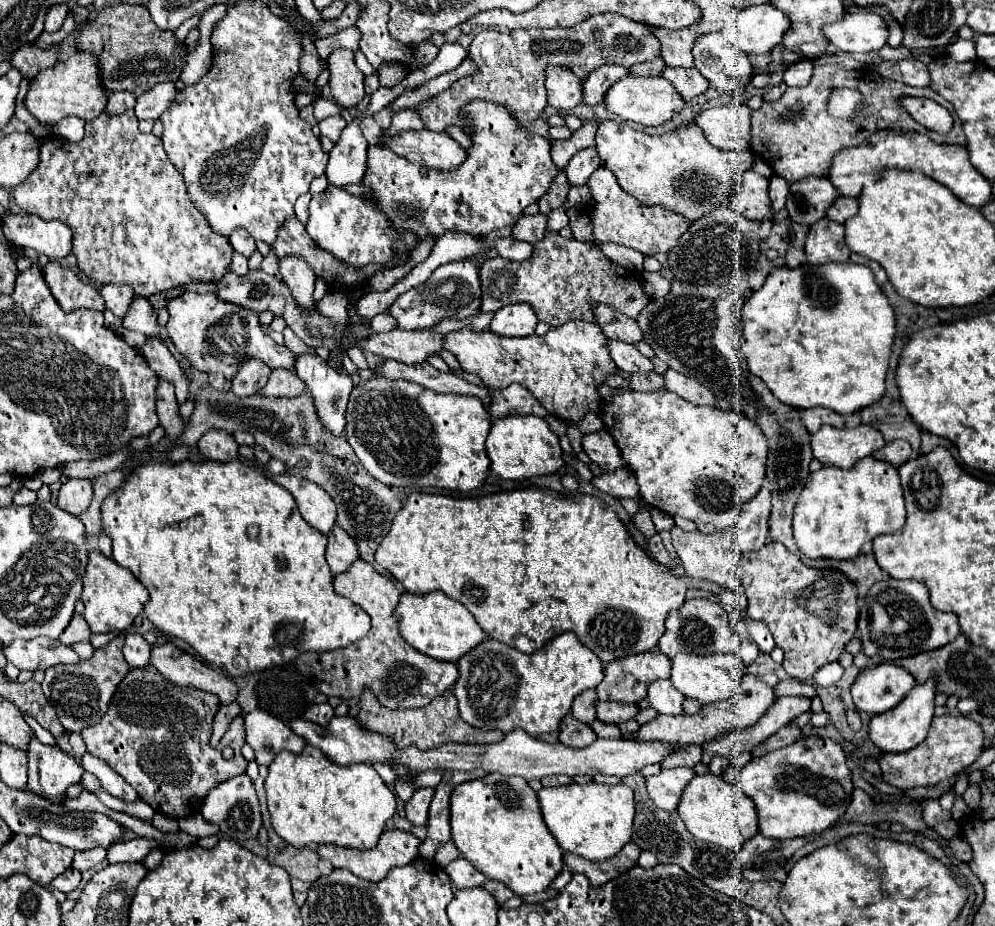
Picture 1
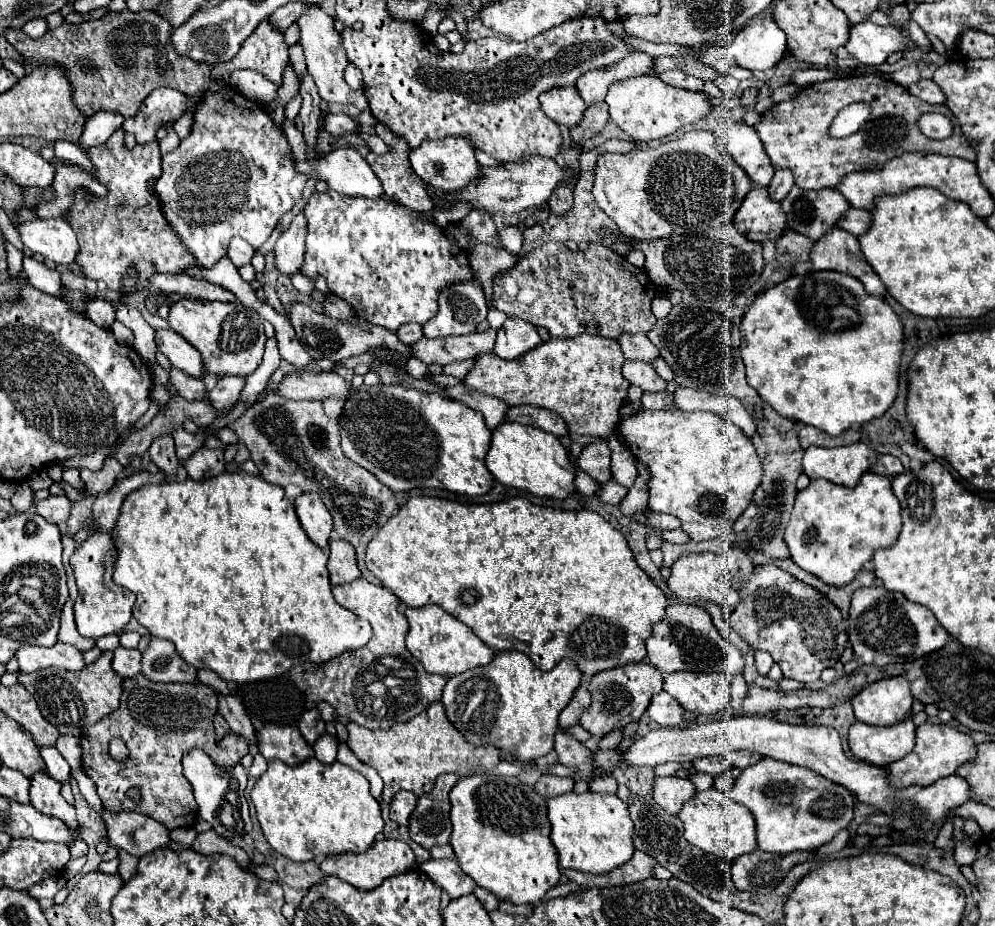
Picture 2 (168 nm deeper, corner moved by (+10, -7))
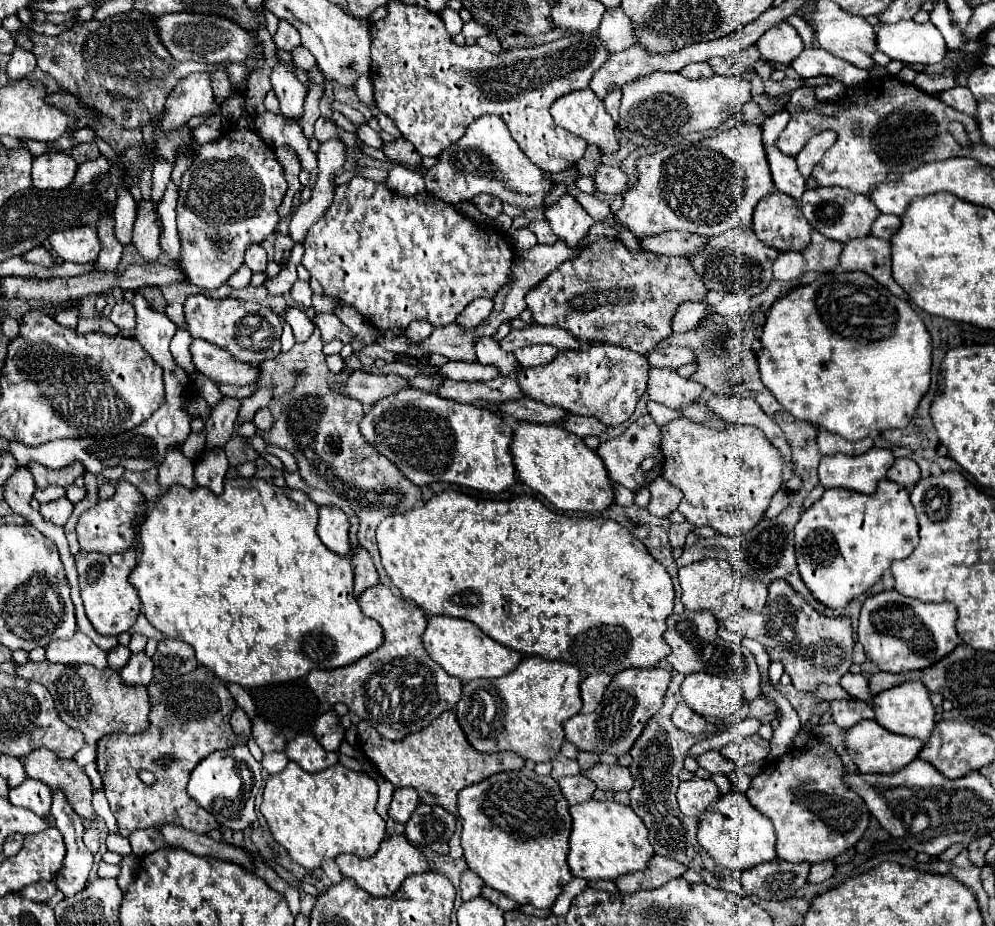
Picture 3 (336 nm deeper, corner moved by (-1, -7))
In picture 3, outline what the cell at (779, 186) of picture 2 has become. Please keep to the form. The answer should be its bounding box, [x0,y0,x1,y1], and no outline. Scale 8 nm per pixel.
[794,131,836,179]

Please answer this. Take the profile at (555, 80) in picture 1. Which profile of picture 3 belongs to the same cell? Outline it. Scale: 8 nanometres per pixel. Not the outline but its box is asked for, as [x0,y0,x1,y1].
[550,89,618,153]

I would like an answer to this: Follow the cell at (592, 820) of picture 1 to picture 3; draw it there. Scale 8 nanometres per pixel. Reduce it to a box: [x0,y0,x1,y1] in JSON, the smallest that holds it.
[568,799,654,881]

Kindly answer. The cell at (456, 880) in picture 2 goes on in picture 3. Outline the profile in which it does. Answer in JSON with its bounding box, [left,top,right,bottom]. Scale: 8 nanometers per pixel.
[460,869,482,901]

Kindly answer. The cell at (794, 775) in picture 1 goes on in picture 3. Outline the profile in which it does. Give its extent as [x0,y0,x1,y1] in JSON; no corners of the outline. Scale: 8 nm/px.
[746,747,868,861]

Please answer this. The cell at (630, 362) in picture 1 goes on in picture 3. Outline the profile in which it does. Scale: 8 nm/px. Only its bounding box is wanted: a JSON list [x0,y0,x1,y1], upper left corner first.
[648,369,704,409]

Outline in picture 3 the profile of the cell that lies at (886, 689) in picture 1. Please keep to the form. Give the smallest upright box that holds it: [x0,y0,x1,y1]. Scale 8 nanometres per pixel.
[872,681,934,741]

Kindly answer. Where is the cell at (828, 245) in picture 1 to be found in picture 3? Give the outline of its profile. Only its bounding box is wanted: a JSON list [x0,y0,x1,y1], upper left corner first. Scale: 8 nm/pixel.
[840,235,904,297]

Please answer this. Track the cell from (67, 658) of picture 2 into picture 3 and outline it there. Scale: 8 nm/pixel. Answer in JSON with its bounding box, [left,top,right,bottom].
[46,633,106,669]

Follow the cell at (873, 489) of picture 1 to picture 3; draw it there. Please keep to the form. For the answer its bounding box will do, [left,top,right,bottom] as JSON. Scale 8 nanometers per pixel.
[796,479,918,607]

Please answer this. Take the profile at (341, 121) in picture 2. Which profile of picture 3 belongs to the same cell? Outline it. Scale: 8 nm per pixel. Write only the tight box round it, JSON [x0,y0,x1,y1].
[358,123,382,149]

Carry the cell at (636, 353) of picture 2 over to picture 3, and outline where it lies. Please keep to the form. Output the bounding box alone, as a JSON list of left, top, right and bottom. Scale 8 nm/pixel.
[646,347,694,369]

